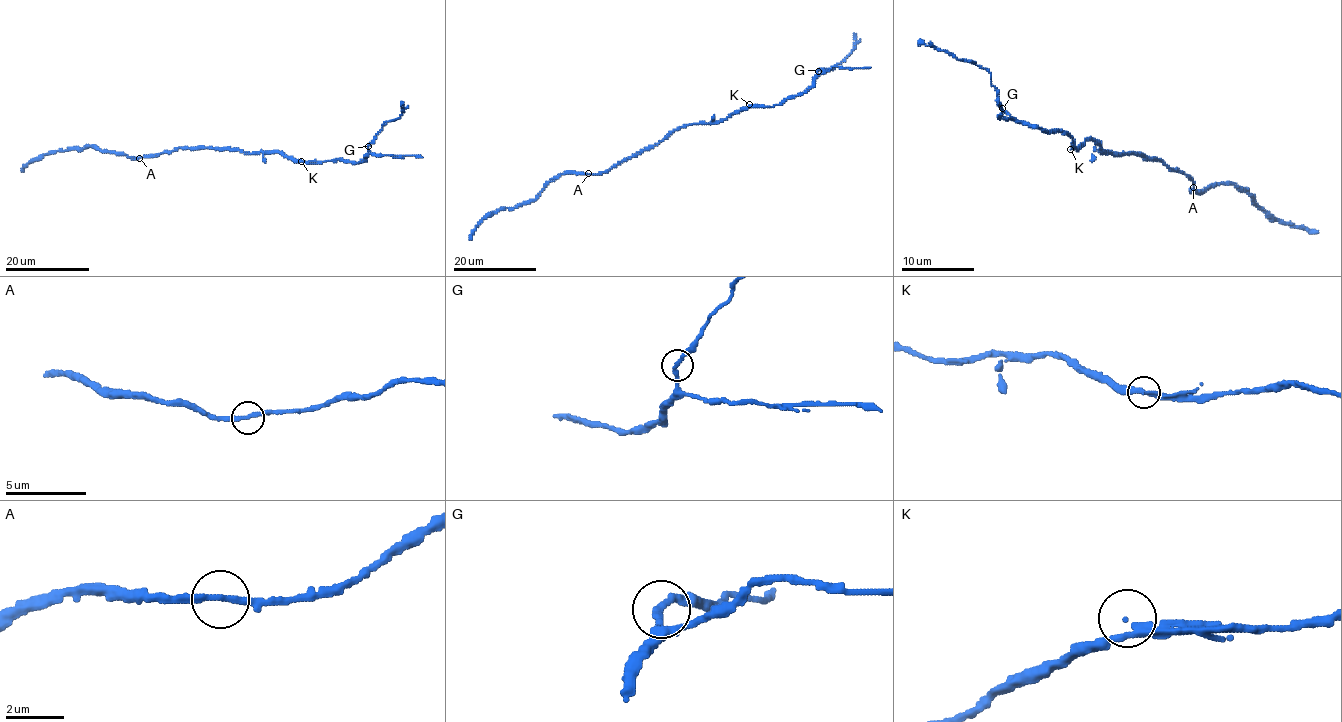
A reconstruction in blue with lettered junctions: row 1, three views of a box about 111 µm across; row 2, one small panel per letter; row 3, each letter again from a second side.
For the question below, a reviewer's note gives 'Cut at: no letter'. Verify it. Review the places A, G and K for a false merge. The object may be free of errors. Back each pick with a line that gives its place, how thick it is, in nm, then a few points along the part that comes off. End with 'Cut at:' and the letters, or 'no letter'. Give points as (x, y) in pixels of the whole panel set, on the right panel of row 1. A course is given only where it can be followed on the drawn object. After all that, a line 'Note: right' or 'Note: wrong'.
Cut at: no letter
Note: right

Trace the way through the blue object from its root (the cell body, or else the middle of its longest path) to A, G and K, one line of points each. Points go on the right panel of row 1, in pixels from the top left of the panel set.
A: (1113, 152), (1119, 156), (1137, 153), (1147, 160), (1157, 159), (1167, 168), (1190, 177), (1193, 187)
G: (1113, 152), (1100, 152), (1099, 141), (1093, 138), (1074, 148), (1068, 133), (1029, 127), (1014, 120), (1003, 109)
K: (1113, 152), (1100, 152), (1099, 141), (1093, 138), (1070, 149)

